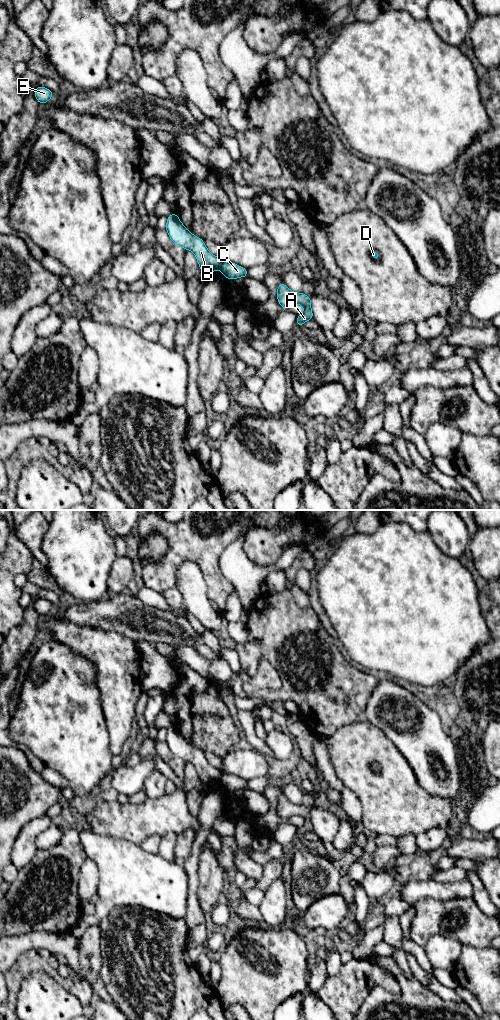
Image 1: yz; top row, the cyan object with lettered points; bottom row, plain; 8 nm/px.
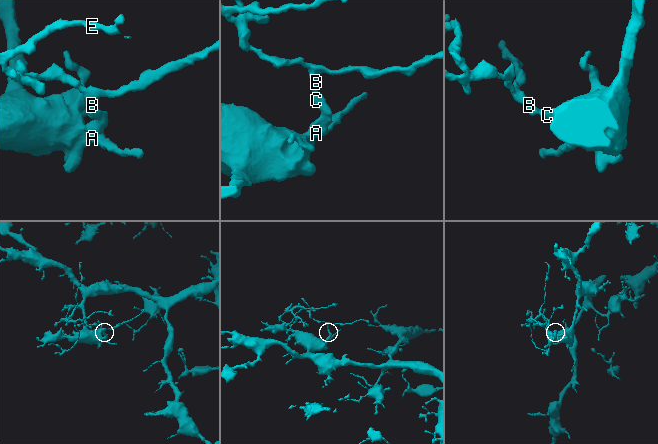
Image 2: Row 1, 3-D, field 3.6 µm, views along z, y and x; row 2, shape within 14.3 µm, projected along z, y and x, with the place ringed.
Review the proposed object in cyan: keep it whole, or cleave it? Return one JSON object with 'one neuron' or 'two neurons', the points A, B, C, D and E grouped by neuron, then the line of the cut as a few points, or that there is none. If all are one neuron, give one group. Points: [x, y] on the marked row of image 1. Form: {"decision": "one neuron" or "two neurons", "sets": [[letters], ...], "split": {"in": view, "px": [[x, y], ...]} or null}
{"decision": "two neurons", "sets": [["A", "C", "D"], ["B", "E"]], "split": {"in": "yz", "px": [[222, 262], [219, 269]]}}

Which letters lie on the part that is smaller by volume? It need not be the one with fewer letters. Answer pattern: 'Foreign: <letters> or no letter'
Foreign: B, E

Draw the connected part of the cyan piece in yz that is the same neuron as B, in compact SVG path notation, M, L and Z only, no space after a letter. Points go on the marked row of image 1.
M175 213L167 217L166 231L174 244L194 253L202 272L207 274L221 269L221 258L211 254L204 241L194 236Z

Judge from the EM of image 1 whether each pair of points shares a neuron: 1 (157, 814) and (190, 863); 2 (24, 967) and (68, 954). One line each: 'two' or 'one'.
1: two
2: two

